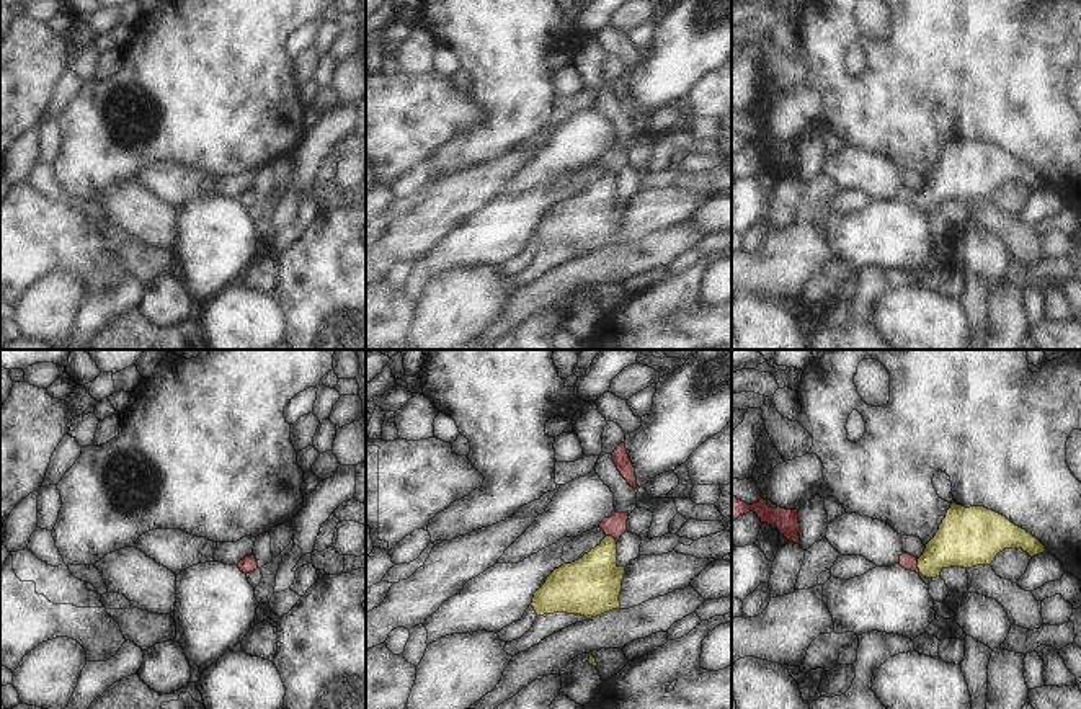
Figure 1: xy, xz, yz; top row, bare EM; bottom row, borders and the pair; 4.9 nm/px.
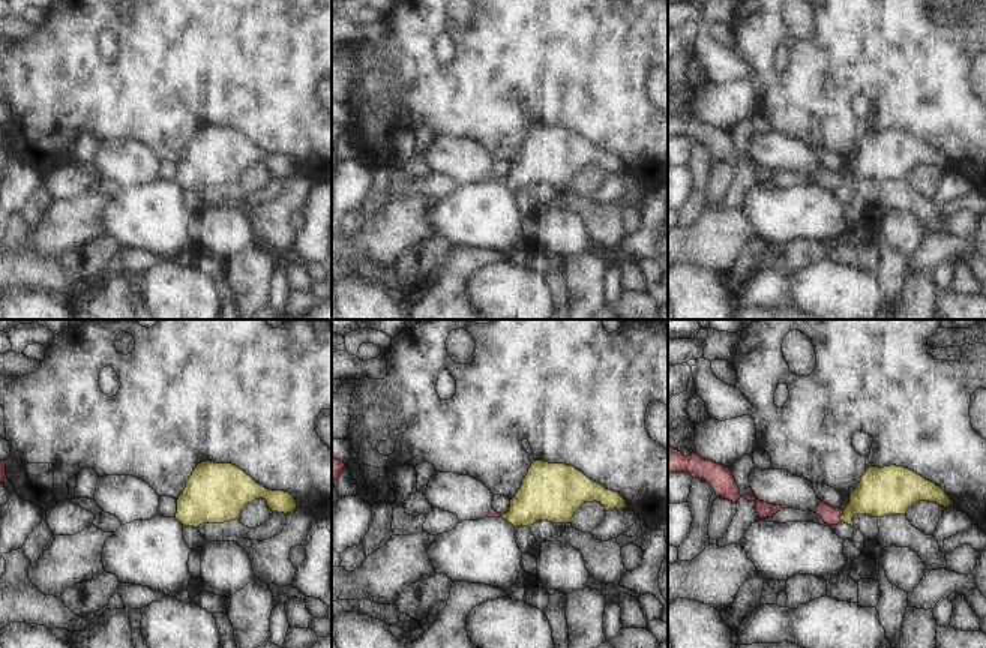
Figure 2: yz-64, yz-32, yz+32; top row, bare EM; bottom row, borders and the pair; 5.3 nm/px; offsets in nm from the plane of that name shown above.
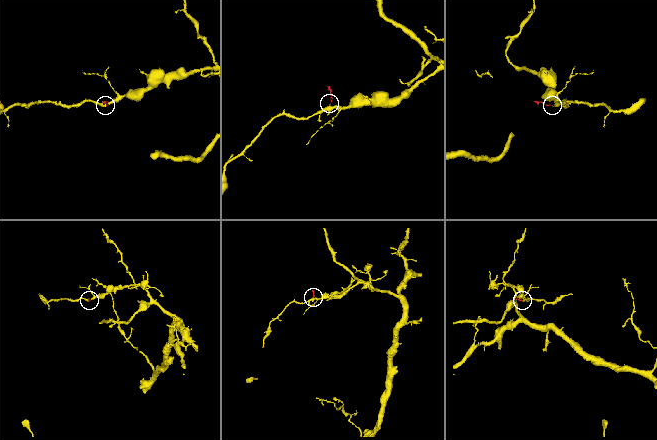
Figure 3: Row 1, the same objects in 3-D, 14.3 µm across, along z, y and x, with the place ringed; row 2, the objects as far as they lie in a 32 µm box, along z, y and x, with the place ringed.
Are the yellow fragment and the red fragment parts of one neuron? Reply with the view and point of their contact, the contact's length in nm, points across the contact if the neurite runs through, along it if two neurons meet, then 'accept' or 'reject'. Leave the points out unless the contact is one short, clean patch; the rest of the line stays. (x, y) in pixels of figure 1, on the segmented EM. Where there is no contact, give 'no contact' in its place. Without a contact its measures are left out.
meets yellow in yz at (916, 564); contact 70 nm long; runs through yz (960, 541), (929, 564), (916, 564), (907, 561); accept

